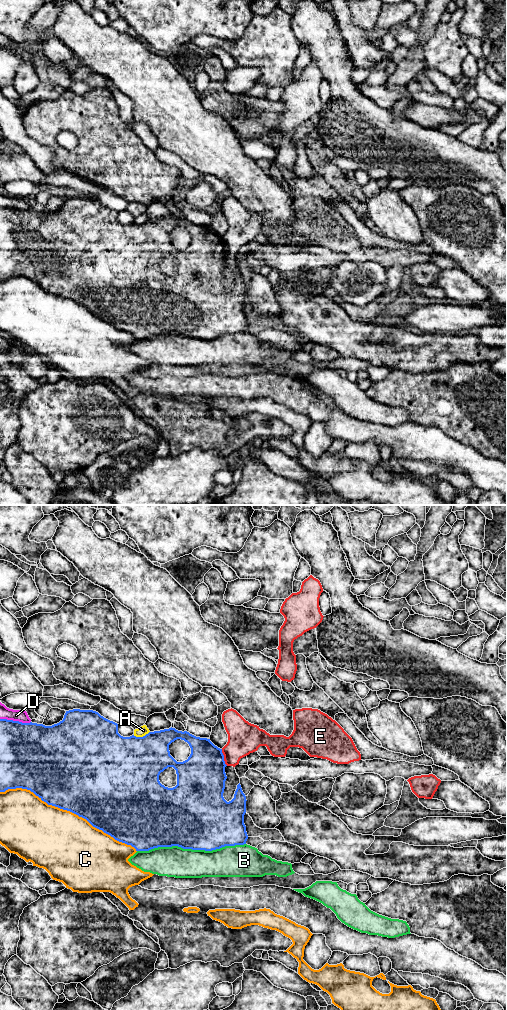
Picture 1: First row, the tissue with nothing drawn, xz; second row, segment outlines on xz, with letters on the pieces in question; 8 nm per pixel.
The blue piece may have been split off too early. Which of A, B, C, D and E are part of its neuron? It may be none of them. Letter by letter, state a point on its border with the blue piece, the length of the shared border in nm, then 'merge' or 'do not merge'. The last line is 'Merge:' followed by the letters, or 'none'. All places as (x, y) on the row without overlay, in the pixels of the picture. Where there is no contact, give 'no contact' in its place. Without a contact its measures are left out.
A: meets blue in xz at (141, 225); contact 140 nm long; do not merge
B: meets blue in xz at (191, 336); contact 850 nm long; do not merge
C: meets blue in xz at (69, 298); contact 1200 nm long; do not merge
D: meets blue in xz at (15, 209); contact 260 nm long; do not merge
E: meets blue in xz at (223, 245); contact 140 nm long; do not merge
Merge: none

